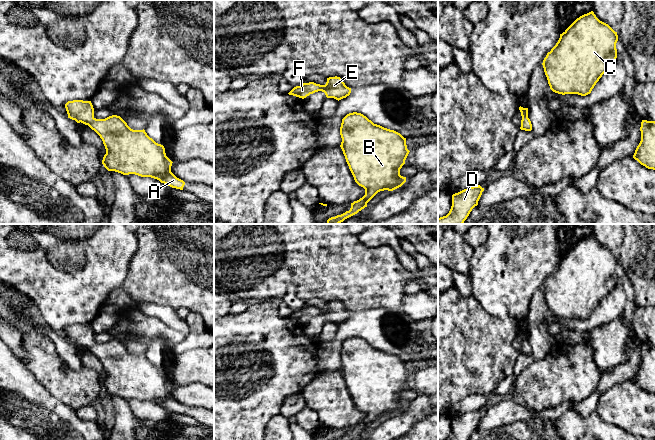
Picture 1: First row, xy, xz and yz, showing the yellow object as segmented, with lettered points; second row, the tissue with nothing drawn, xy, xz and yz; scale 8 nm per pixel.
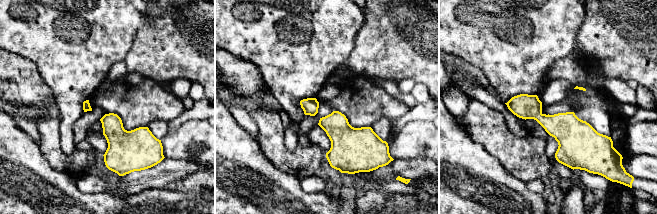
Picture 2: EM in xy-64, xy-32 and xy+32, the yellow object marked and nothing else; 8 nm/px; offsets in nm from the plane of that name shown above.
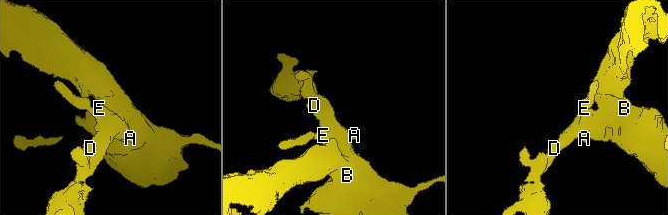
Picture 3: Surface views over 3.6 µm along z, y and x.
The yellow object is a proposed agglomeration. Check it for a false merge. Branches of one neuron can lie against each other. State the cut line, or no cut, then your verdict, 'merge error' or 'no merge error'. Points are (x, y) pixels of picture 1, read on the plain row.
no cut | no merge error

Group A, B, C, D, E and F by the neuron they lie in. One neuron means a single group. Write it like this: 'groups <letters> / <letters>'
groups A B C D E F

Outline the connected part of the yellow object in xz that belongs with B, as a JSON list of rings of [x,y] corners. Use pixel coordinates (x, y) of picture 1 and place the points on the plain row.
[[[357,336],[342,343],[340,359],[340,371],[354,404],[365,413],[365,419],[351,427],[349,435],[337,439],[353,440],[378,416],[393,415],[406,406],[400,393],[410,375],[400,357],[374,348]]]

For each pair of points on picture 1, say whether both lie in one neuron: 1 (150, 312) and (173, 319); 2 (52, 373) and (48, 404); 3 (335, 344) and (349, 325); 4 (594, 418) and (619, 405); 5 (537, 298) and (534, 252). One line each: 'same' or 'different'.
1: same
2: different
3: same
4: different
5: different

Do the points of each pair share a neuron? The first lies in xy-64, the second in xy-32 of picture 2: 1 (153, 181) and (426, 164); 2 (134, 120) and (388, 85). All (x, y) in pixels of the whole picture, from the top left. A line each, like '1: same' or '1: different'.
1: same
2: different

